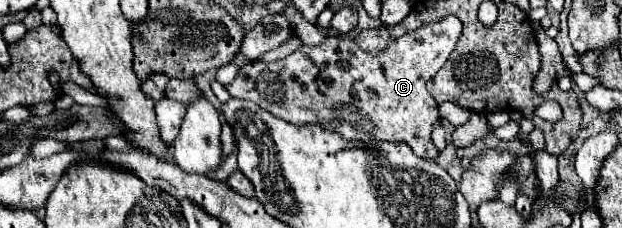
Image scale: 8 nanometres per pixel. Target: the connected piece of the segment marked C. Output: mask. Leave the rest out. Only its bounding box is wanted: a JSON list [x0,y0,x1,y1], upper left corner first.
[227,16,461,162]

